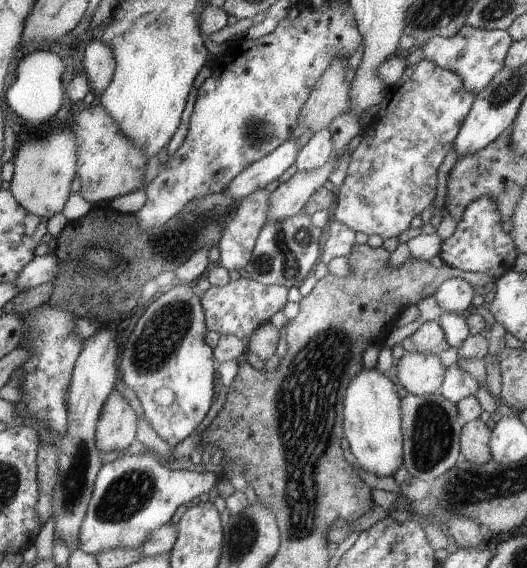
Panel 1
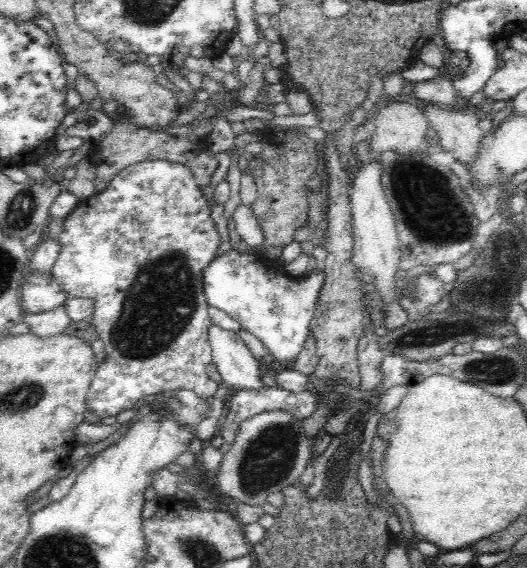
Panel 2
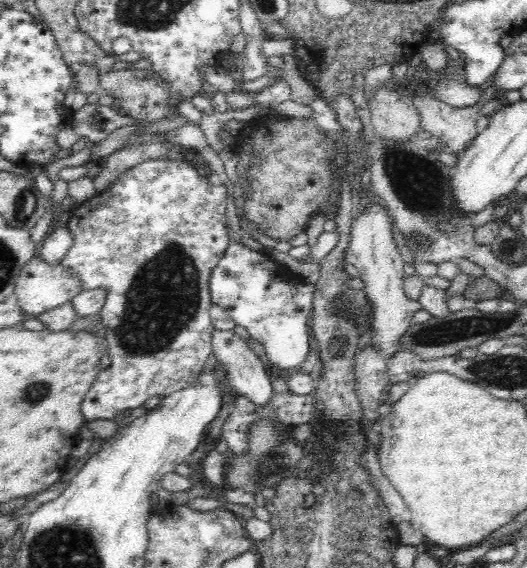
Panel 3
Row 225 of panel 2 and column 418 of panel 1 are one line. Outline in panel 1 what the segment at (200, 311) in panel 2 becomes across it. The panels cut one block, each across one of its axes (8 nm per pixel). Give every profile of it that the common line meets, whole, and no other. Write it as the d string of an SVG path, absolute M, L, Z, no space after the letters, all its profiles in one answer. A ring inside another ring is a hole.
M425 58L407 66L397 85L387 88L385 98L378 104L376 115L362 129L361 140L351 155L343 184L337 192L333 210L335 220L363 234L377 234L382 240L399 236L409 222L419 215L435 198L437 166L452 148L459 128L473 104L475 96L463 88L461 78L454 72L435 66Z

